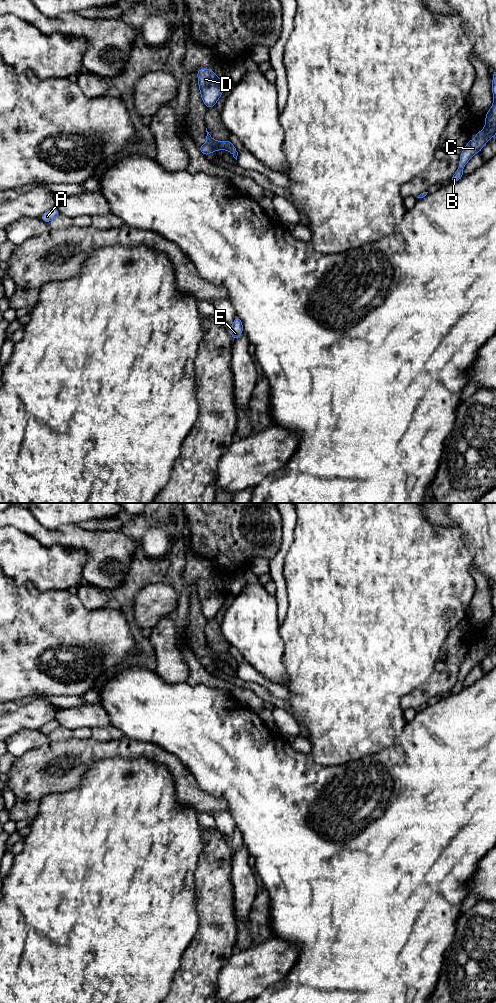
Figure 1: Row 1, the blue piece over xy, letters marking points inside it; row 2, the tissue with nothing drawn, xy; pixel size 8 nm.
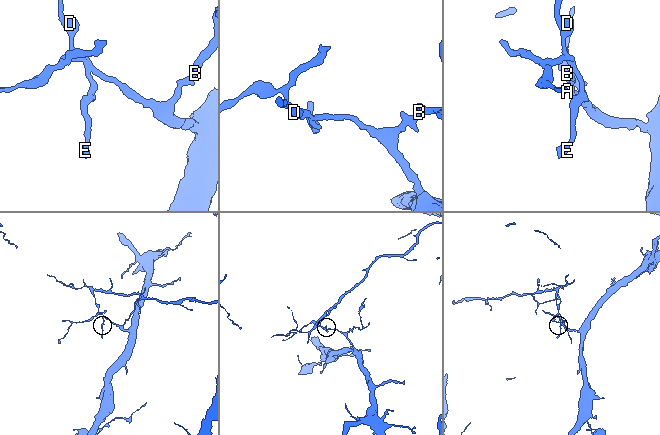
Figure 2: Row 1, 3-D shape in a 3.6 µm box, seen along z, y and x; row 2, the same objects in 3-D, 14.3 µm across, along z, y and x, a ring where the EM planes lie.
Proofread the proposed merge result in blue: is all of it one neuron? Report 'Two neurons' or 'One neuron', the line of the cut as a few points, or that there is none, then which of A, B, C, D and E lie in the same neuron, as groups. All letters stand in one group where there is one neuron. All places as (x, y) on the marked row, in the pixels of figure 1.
Two neurons. Split along xy (206, 142), (222, 146), (229, 151). Groups: A B C / D E

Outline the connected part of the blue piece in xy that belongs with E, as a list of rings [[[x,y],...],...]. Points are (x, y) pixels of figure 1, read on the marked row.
[[[236,316],[231,328],[232,340],[235,340],[236,338],[238,338],[243,332],[244,331],[243,331],[242,321],[239,317]]]

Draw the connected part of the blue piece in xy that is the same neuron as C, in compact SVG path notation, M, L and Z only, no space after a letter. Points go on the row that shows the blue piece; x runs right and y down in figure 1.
M496 70L493 72L492 93L493 105L485 114L485 127L479 131L462 150L458 170L451 177L450 182L457 182L464 176L463 169L471 157L476 153L480 153L481 149L486 145L486 143L496 135Z

